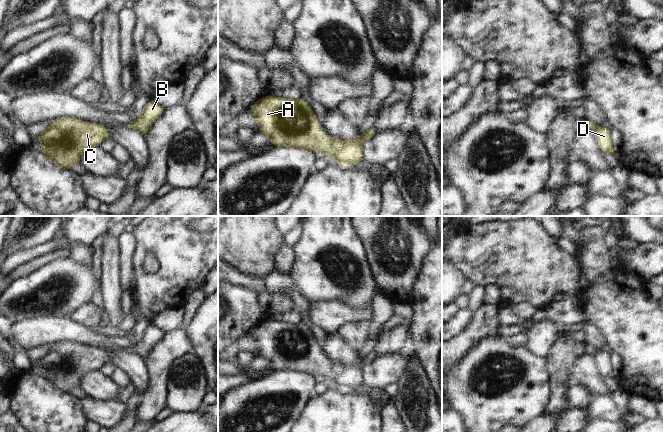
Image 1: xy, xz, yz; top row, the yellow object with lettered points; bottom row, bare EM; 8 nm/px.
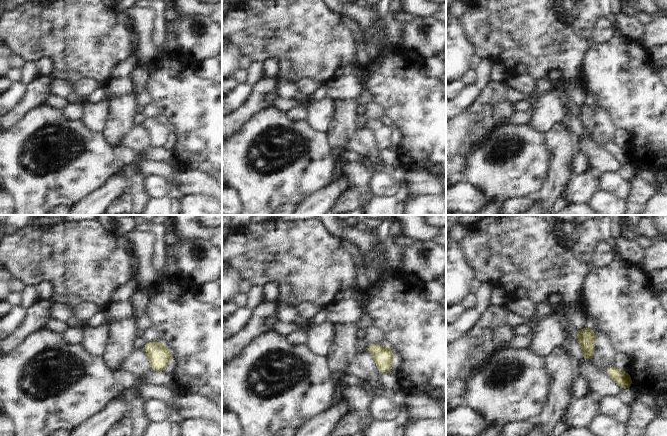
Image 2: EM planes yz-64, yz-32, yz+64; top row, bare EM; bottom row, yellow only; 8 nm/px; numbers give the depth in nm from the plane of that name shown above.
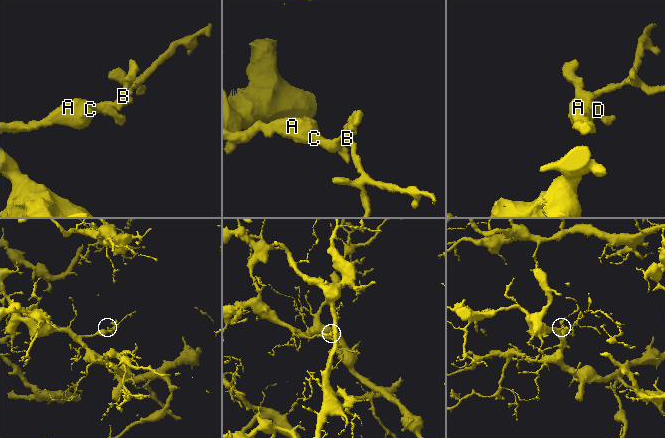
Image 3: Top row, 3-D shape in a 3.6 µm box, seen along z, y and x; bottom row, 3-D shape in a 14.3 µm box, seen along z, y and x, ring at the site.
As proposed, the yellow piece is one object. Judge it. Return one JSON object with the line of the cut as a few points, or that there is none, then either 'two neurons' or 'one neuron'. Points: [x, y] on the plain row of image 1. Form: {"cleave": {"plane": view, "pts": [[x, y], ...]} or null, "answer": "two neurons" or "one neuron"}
{"cleave": null, "answer": "one neuron"}

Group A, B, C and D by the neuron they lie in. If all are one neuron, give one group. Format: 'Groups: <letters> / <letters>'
Groups: A B C D.

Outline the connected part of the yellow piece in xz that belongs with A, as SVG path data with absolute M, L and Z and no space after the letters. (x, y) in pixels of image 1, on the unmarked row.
M266 320L252 328L249 333L254 339L260 357L270 361L275 371L298 371L309 375L321 375L340 389L354 390L363 385L362 369L365 364L378 356L375 351L365 355L357 365L342 365L325 358L310 330L302 323L292 324L283 321Z

